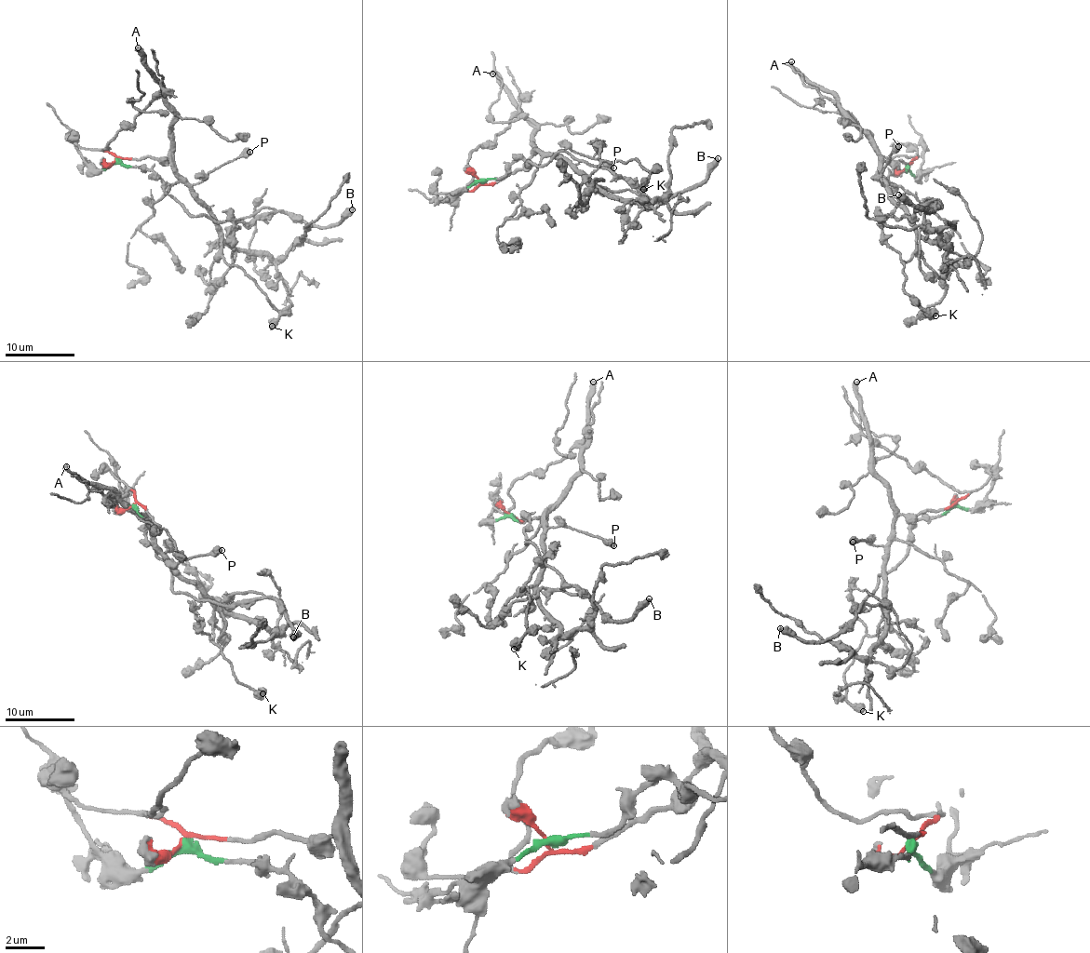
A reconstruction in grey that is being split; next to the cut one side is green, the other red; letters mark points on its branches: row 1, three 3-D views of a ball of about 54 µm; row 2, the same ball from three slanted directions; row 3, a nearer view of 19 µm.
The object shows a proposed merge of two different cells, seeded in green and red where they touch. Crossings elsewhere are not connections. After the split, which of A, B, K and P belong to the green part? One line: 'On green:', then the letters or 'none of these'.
On green: B

